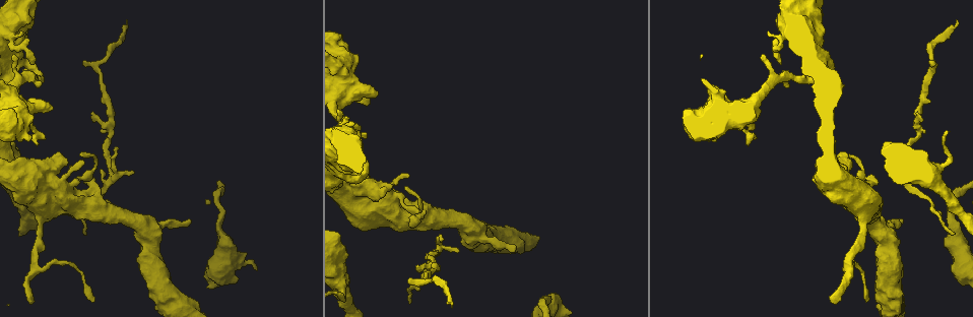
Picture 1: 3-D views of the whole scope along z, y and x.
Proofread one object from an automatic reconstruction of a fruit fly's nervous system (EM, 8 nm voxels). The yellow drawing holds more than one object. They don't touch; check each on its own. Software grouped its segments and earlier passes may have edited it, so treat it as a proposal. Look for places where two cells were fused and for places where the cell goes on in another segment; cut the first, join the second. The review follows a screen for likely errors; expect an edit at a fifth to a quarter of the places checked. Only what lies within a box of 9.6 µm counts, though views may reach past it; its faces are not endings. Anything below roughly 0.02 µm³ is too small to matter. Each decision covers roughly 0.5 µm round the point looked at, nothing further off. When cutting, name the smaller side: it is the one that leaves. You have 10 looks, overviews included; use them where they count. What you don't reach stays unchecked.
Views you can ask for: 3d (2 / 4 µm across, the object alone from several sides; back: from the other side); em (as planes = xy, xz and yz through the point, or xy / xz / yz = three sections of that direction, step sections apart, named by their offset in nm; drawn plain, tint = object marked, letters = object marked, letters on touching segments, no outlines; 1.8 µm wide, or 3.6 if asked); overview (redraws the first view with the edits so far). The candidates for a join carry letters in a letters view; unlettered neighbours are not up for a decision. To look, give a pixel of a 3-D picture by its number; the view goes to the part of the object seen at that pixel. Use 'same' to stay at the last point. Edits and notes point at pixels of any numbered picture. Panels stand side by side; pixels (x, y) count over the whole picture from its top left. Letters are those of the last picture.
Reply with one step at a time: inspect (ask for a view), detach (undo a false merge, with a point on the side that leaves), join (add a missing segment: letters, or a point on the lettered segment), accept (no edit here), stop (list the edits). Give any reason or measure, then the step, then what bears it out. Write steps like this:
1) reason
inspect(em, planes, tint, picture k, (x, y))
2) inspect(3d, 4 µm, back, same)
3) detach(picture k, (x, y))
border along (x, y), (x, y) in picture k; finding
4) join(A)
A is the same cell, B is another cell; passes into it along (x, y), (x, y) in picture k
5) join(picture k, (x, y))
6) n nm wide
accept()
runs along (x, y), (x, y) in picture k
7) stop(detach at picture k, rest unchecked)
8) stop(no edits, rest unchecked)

thin end
inspect(em, 3.6 µm, yz, step 16, letters, picture 1, (931, 61))

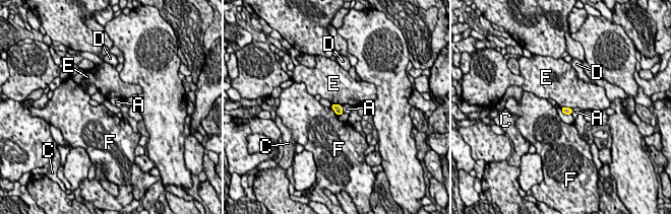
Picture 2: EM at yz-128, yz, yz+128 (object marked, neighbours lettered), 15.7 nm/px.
F touches over 190 nm
join(picture 2, (322, 122))
F is the same cell, A, C, D and E are other cells; the cell continues

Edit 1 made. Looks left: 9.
see it whole again
inspect(overview)

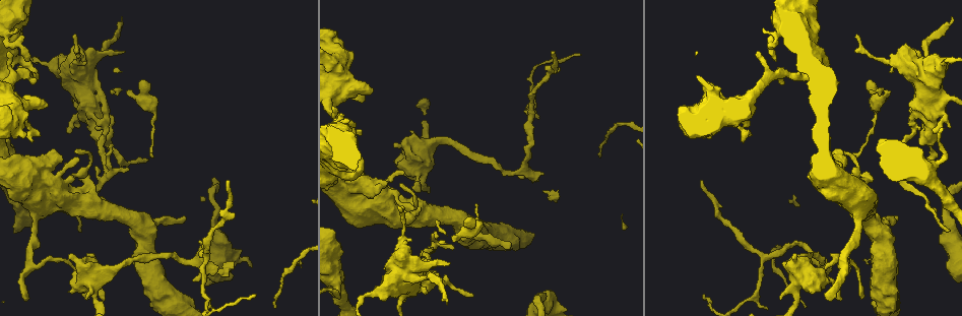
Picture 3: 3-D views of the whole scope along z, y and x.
thick turns thin
inspect(em, xz, step 8, tint, picture 3, (948, 217))

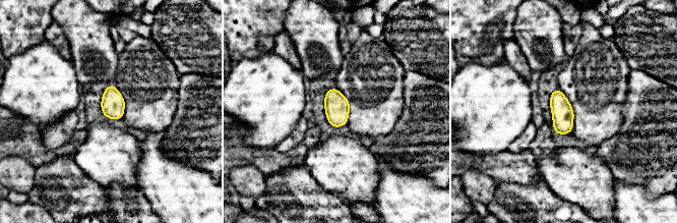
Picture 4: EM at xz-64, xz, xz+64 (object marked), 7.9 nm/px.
another direction
inspect(em, yz, step 4, letters, same)

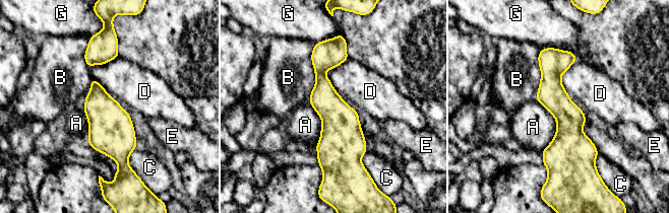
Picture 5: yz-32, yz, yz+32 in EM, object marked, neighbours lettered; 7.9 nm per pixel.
220 nm wide
accept()
A, B, C, D, E and G are other cells; continuous, no second cell

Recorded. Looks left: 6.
free end
inspect(em, planes, plain, picture 3, (453, 249))

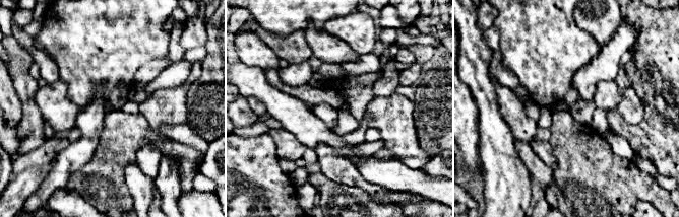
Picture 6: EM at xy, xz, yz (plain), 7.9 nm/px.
inspect(em, planes, letters, same)

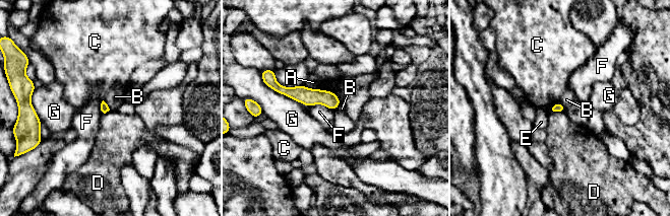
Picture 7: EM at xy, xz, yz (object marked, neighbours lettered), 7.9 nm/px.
accept()
A, B, C, D, E, F and G are other cells; runs along (279, 87), (337, 102) in picture 7; no lettered segment goes on from it

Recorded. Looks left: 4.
stop(join at picture 2, rest unchecked)

